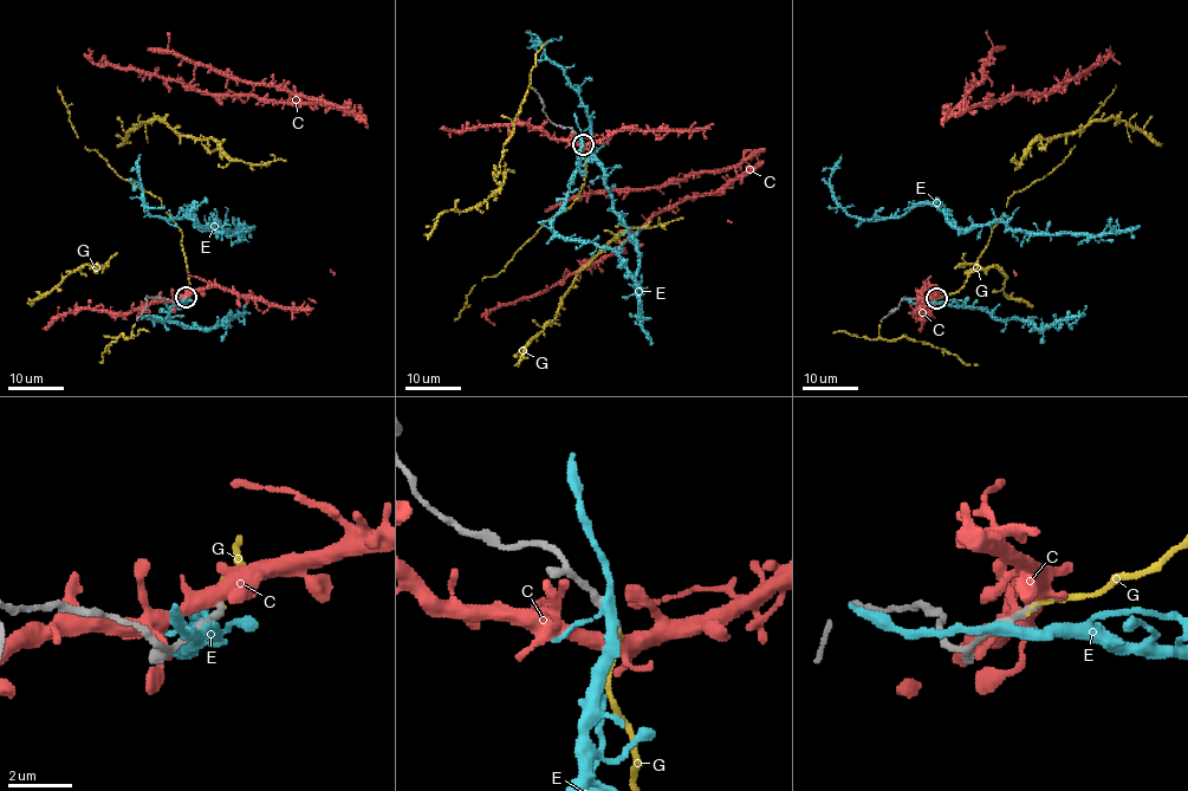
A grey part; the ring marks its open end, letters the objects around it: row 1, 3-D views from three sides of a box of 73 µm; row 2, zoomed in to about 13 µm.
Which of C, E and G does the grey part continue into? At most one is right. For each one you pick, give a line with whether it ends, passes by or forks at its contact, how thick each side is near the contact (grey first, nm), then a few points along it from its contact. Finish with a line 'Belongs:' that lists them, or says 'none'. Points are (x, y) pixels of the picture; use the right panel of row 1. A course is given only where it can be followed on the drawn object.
G: It ends there. Thickness 280 nm (grey) against 120 nm
Belongs: G

